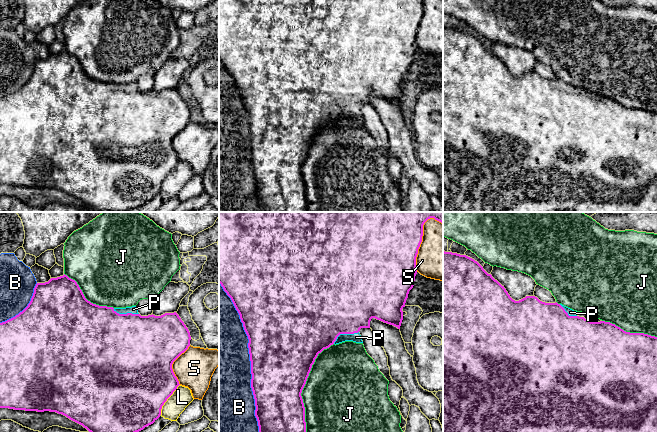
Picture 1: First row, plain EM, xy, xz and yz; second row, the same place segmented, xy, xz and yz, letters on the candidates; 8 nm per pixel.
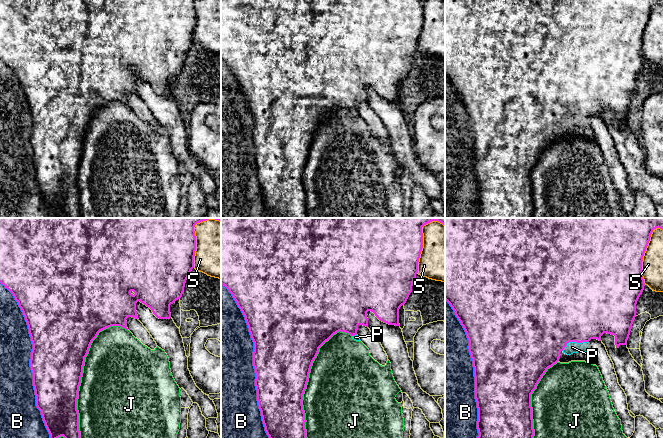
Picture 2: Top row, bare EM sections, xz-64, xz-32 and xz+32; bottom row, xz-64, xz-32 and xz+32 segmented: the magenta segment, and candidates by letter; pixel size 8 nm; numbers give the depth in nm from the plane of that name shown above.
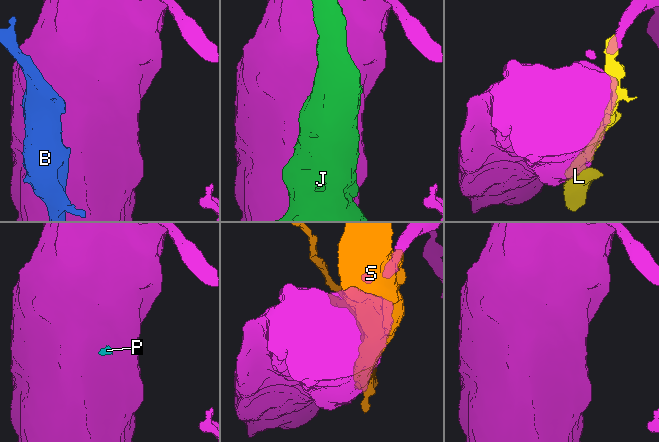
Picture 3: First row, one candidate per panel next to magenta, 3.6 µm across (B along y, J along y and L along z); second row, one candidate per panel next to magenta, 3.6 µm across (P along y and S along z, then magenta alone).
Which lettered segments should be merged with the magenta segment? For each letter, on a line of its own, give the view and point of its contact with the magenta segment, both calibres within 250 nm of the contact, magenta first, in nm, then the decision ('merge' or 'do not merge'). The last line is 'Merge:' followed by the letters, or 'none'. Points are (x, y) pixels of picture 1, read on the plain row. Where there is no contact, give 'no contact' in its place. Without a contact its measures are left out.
B: meets magenta in xz at (250, 135); 500 nm thick on the magenta side, 500 nm on the other; do not merge
J: meets magenta in xz at (303, 163); 480 nm thick on the magenta side, 480 nm on the other; do not merge
L: meets magenta in xy at (167, 174); 500 nm thick on the magenta side, 160 nm on the other; do not merge
P: meets magenta in xz at (344, 109); 500 nm thick on the magenta side, 80 nm on the other; merge
S: meets magenta in xz at (418, 24); 460 nm thick on the magenta side, 400 nm on the other; do not merge
Merge: P

